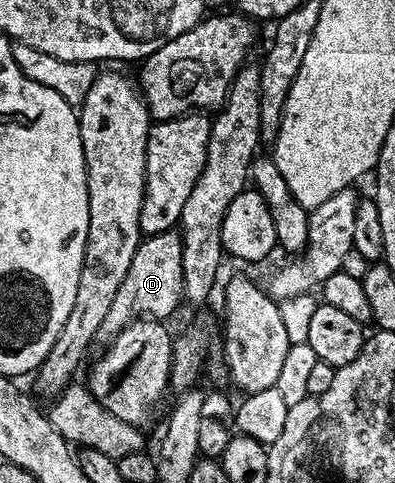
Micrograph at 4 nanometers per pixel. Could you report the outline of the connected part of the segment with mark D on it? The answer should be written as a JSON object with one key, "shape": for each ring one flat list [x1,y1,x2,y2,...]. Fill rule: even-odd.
{"shape":[[172,229,143,237,136,248,136,256,132,256,132,268,128,268,128,276,124,276,124,284,120,284,120,292,116,292,116,300,112,300,108,316,104,316,104,324,100,324,98,338,114,339,129,322,139,316,166,320,178,305,183,305,183,284,181,233]]}

